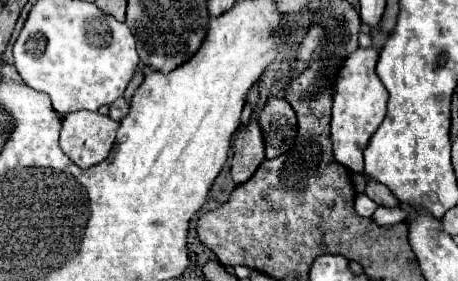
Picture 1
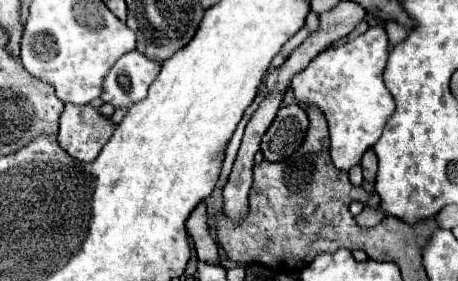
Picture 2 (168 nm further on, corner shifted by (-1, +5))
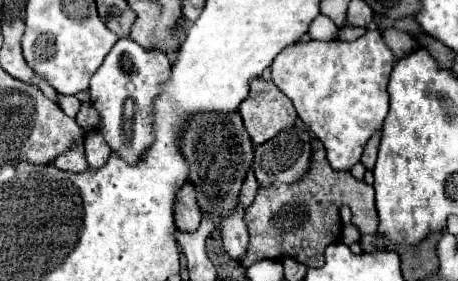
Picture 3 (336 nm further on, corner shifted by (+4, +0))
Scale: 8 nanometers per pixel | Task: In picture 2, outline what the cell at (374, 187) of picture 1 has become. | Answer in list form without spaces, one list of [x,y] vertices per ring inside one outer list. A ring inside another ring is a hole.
[[[368,149],[368,151],[364,153],[360,165],[362,165],[362,171],[364,171],[364,181],[374,183],[374,179],[376,179],[376,169],[378,169],[378,159],[376,159],[376,155],[374,155],[372,149]]]

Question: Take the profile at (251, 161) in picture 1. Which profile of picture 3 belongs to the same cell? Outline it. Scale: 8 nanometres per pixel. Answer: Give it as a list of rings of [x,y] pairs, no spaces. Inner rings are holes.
[[[217,112],[209,116],[193,116],[193,120],[189,120],[181,136],[181,154],[189,164],[189,180],[197,190],[197,202],[201,212],[207,212],[215,220],[223,220],[237,208],[239,202],[243,204],[243,208],[247,208],[253,202],[259,188],[259,183],[251,170],[253,142],[245,132],[239,112],[233,112],[233,116],[217,116]]]

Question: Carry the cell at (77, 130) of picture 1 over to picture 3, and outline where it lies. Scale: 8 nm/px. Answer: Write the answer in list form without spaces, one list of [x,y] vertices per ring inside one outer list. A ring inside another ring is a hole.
[[[71,148],[65,154],[61,154],[59,158],[55,158],[53,166],[59,168],[59,170],[65,170],[65,172],[73,172],[73,174],[85,172],[87,170],[85,150],[83,148]]]

